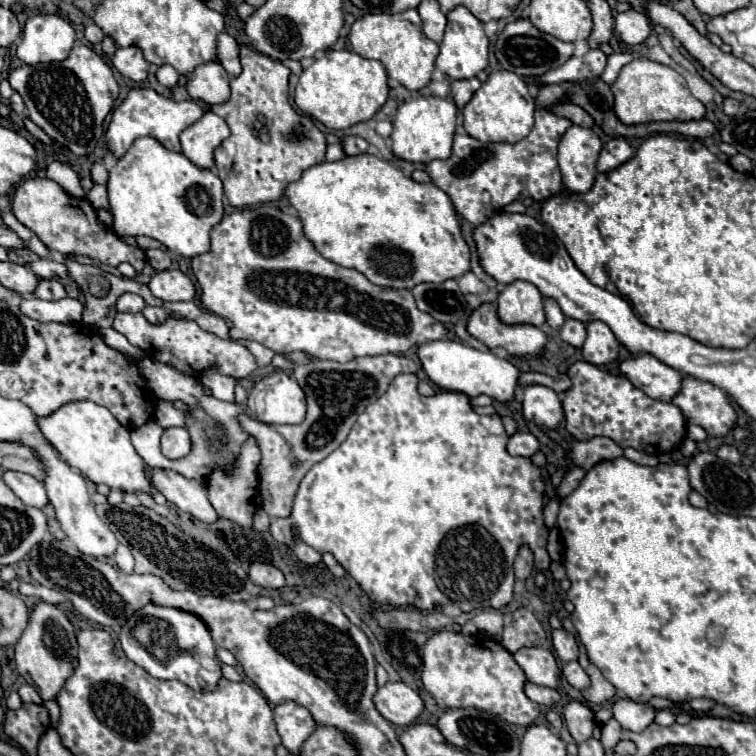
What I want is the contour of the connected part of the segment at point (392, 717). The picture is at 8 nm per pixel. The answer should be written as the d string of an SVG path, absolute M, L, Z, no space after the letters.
M386 682L382 688L378 688L374 704L380 714L396 726L412 724L424 710L424 702L418 692L404 682Z

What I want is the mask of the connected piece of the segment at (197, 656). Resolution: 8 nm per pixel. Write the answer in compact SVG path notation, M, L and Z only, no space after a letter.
M146 604L124 622L118 640L124 654L158 680L178 680L192 690L214 690L222 676L212 636L196 614Z

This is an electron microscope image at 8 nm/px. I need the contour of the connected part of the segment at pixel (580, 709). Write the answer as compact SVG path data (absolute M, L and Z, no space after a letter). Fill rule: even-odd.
M570 702L564 708L564 722L568 726L570 736L580 744L584 740L588 740L592 736L592 728L594 728L594 714L592 710L582 704L582 702Z

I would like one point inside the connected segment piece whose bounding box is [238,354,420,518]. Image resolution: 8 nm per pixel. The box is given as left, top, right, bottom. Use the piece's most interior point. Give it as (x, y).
(336, 393)

